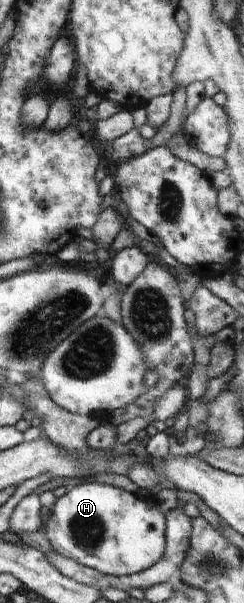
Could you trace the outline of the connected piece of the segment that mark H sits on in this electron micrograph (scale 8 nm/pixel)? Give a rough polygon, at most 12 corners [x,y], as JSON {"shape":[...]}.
{"shape":[[97,482],[57,498],[52,549],[98,572],[165,555],[166,517]]}

